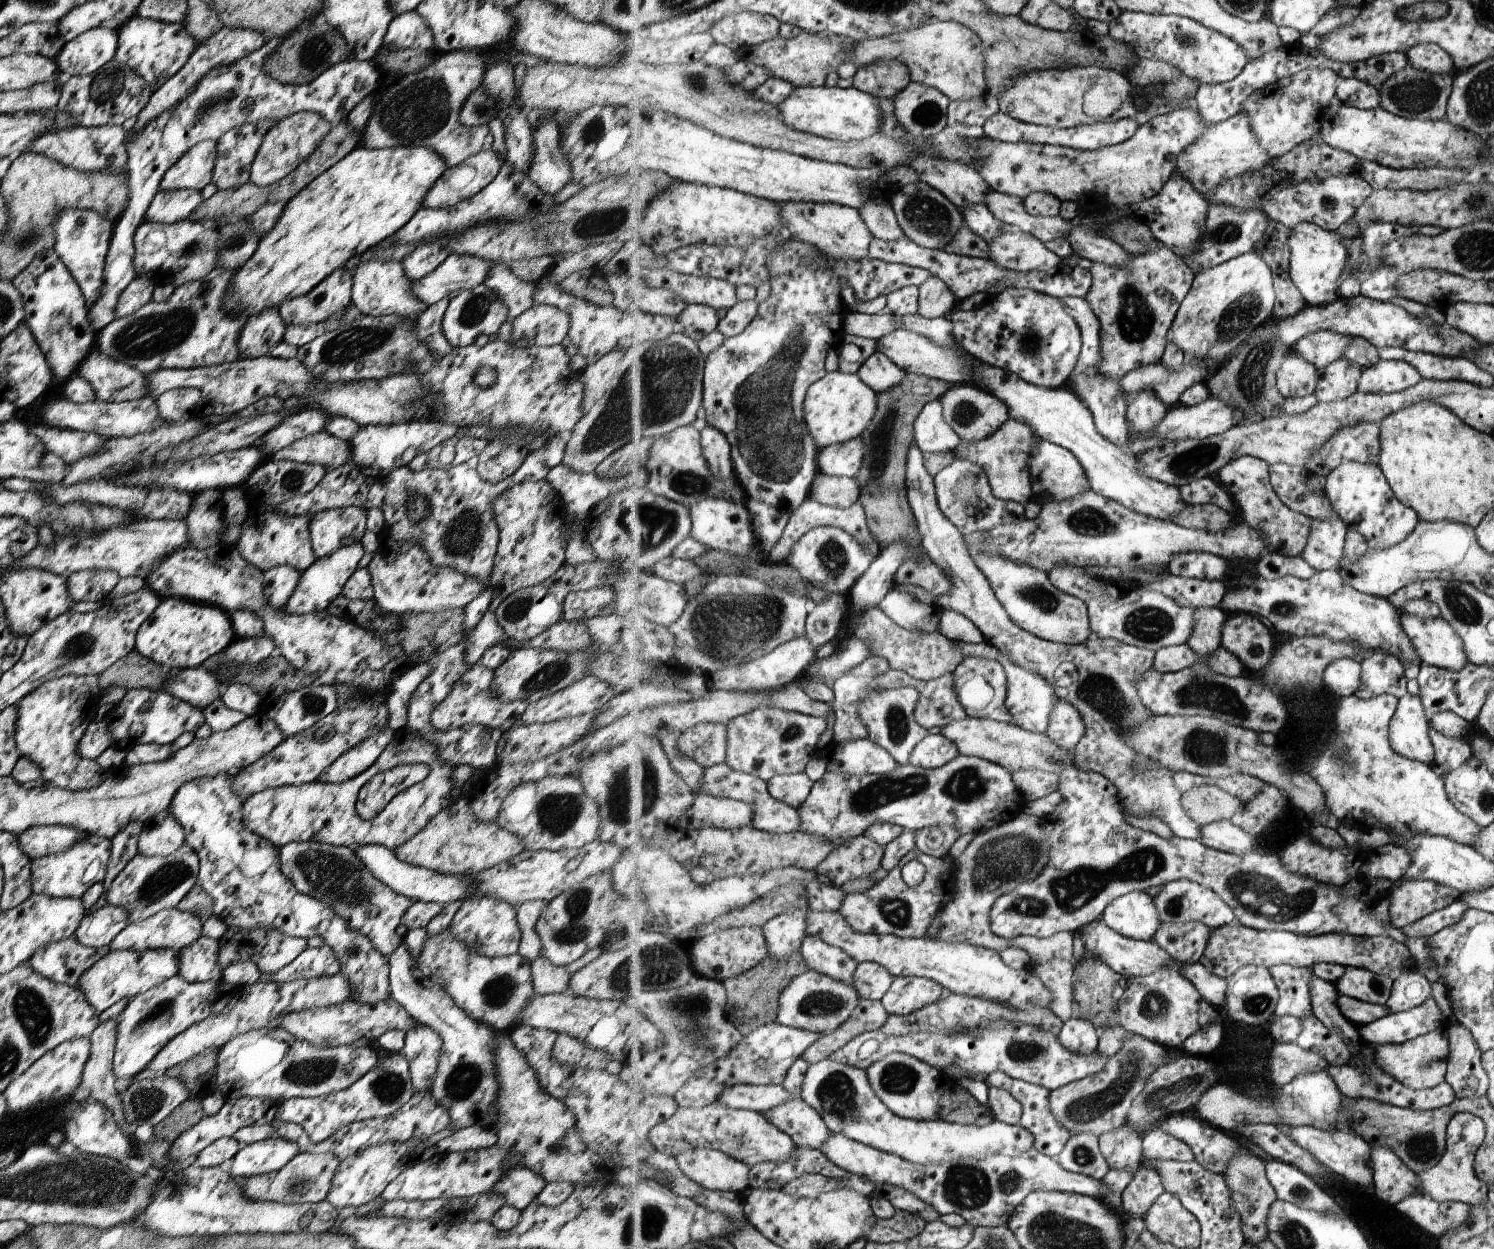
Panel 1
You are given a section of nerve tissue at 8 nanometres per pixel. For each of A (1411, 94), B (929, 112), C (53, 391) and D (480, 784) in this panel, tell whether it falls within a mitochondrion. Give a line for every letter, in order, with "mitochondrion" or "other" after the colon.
A: mitochondrion
B: mitochondrion
C: other
D: other

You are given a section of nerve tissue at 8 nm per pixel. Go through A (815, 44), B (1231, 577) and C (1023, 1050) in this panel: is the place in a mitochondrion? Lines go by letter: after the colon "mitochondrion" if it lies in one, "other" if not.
A: other
B: other
C: mitochondrion

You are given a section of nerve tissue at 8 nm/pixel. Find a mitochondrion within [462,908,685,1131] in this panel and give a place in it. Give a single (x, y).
(656, 965)

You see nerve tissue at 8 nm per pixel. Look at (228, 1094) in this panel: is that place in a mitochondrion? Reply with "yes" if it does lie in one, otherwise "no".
no

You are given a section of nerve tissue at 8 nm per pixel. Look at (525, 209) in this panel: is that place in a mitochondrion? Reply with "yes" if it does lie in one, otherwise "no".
no

